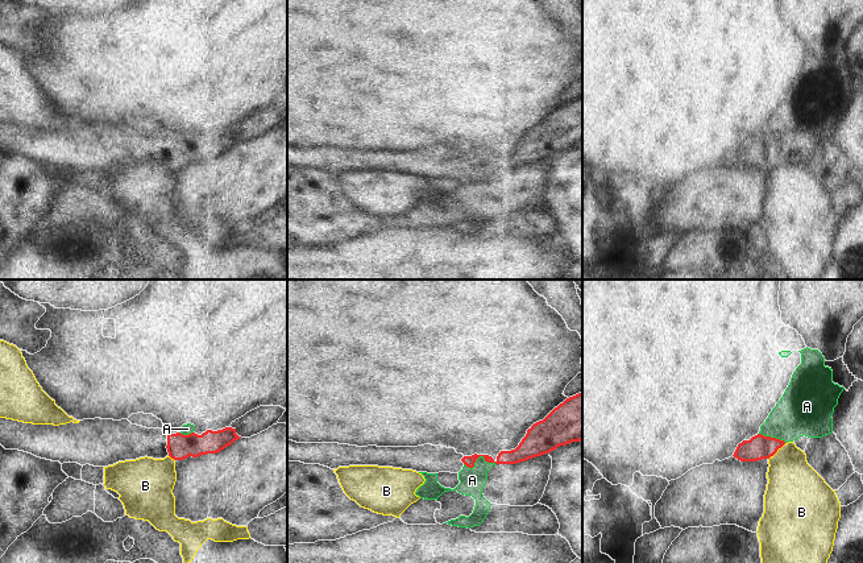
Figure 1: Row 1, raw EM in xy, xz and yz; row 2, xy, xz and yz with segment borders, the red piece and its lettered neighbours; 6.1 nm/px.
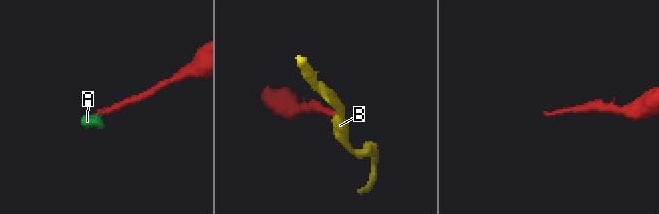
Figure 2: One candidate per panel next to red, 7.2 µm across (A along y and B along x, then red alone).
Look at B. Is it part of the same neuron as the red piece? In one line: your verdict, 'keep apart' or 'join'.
keep apart

